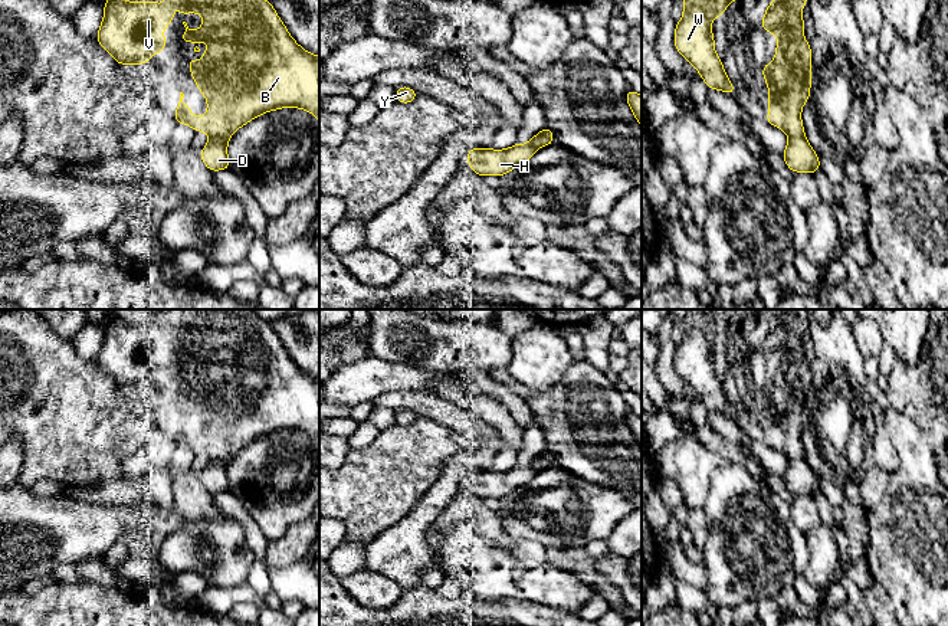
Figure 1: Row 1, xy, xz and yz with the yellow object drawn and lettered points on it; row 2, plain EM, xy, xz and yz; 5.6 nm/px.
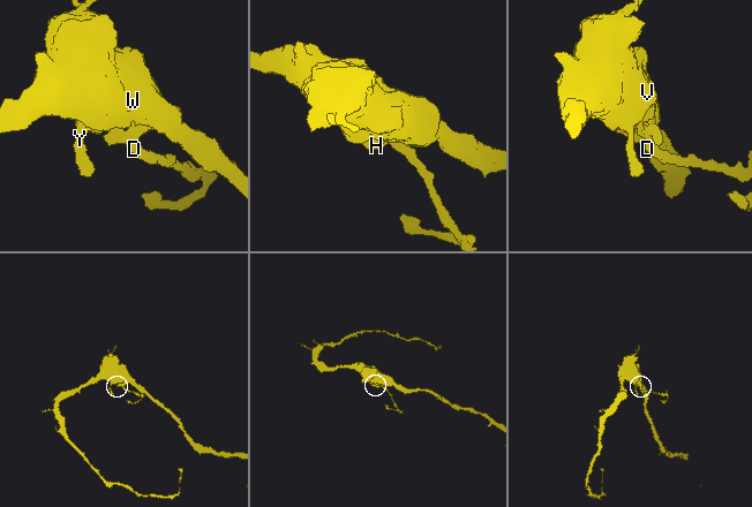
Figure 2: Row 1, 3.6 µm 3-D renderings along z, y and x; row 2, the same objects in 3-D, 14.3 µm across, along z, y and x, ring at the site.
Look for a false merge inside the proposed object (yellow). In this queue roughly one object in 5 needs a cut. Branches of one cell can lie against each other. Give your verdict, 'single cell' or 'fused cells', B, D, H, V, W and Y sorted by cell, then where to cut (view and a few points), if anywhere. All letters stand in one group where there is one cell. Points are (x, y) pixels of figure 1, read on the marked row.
fused cells | B H V W Y / D | xy (212, 135), (225, 135), (228, 138)

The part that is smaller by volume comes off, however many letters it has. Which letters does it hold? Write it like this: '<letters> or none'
D

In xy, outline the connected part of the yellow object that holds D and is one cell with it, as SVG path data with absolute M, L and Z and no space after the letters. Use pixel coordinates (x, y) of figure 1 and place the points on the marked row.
M211 137L206 147L199 153L204 165L210 171L230 168L230 161L227 157L227 142L229 138L226 137Z

